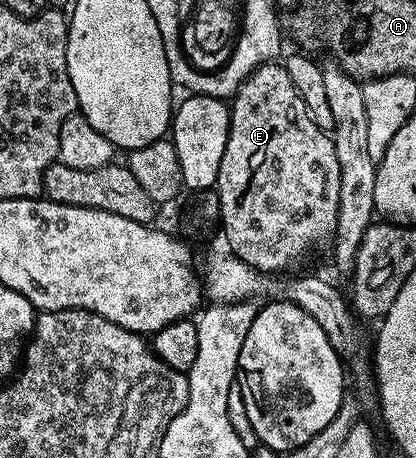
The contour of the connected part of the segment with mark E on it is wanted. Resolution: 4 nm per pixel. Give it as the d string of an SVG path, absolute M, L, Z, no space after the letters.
M281 62L266 63L263 67L257 67L243 83L238 86L232 96L230 109L230 128L228 129L228 145L224 145L224 161L220 161L220 173L216 184L218 196L220 226L226 234L226 243L235 259L244 261L249 267L257 271L271 273L270 271L282 271L285 267L293 265L297 259L302 259L317 243L322 243L331 238L334 233L334 226L337 221L337 206L340 198L340 166L336 161L336 149L334 148L331 136L321 131L312 121L312 117L306 111L304 101L300 101L300 93L296 93L296 87L292 78L286 72Z

